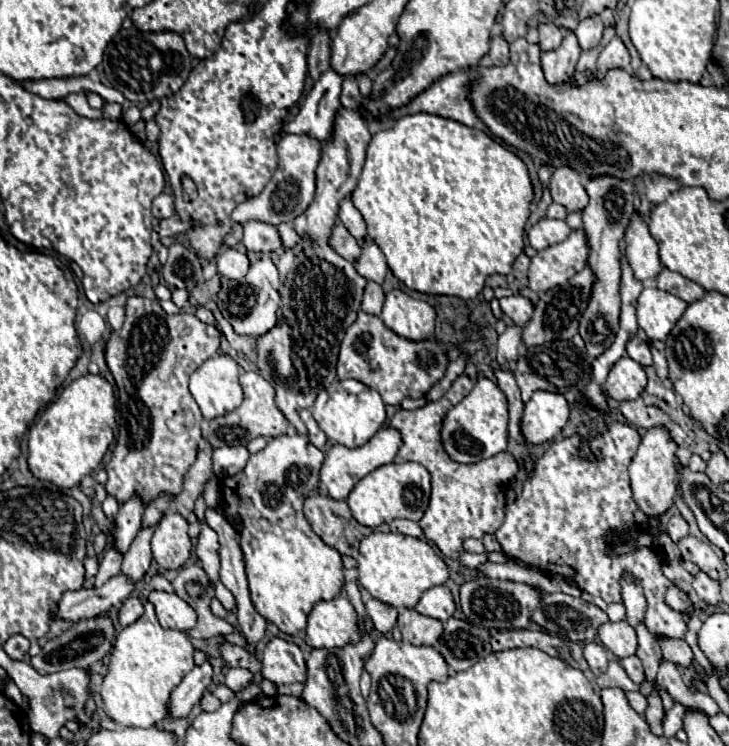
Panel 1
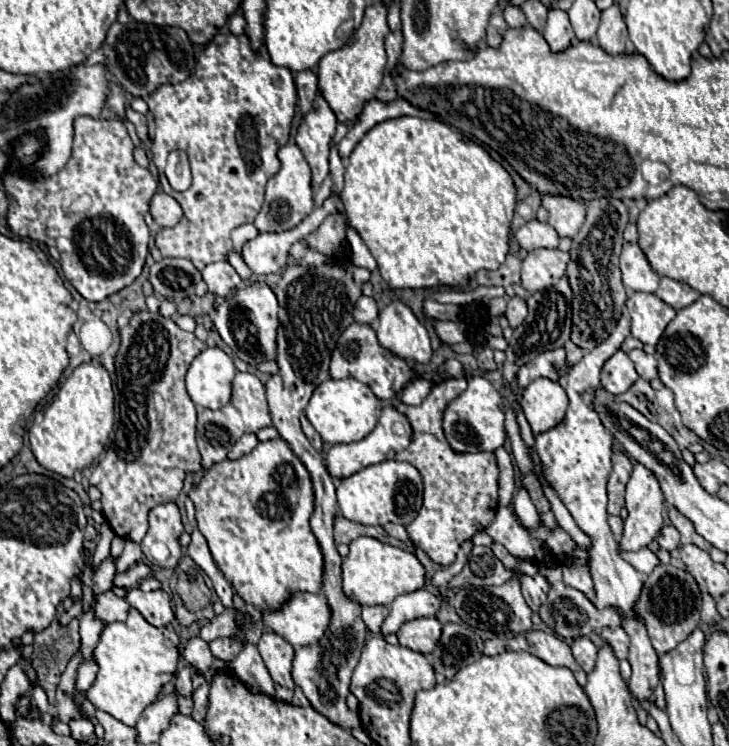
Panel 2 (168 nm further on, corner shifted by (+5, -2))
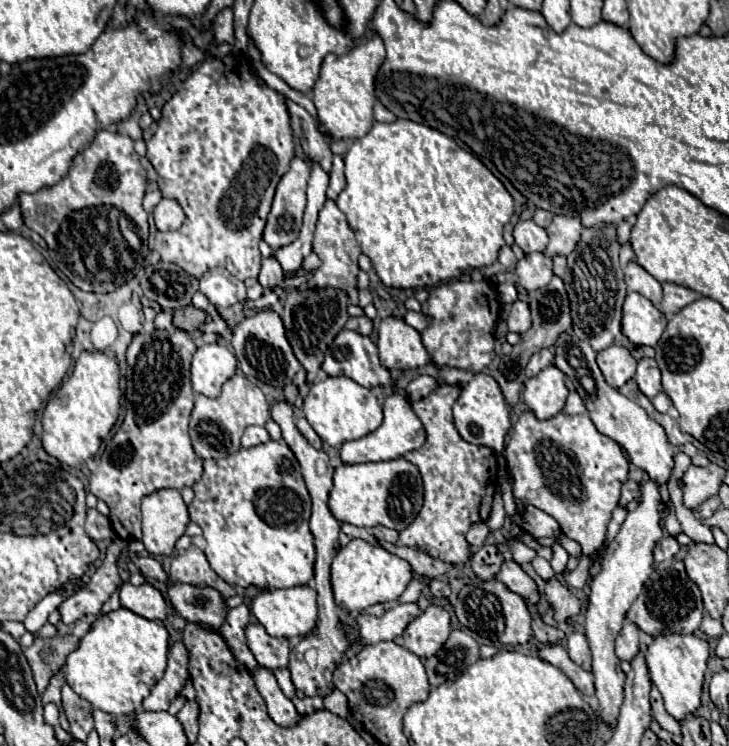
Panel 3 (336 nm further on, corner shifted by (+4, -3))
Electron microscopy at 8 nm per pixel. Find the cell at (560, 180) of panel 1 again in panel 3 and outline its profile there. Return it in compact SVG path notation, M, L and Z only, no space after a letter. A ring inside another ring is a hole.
M553 216L547 234L549 234L549 244L545 254L547 256L555 256L555 254L563 254L567 256L569 252L575 250L575 244L579 242L579 234L581 234L581 218L579 216Z

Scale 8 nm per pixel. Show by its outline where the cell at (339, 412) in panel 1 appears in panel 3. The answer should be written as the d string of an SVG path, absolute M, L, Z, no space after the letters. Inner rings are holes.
M337 376L337 378L323 378L315 382L309 388L309 394L303 404L305 418L313 426L313 430L319 434L319 438L329 444L329 446L341 446L347 440L357 440L367 436L369 432L377 430L383 422L383 412L381 404L377 398L371 394L369 388L359 386L347 376Z

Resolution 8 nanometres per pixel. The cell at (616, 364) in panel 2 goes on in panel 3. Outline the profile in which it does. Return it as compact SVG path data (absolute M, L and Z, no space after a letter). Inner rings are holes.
M611 346L597 354L597 364L611 388L621 388L627 380L635 376L635 358L623 346Z

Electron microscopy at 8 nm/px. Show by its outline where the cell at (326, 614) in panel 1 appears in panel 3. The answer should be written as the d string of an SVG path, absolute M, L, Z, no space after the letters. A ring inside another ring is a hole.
M295 586L295 588L285 588L285 590L261 592L253 600L251 610L269 636L287 638L291 642L307 636L317 626L317 596L311 586Z

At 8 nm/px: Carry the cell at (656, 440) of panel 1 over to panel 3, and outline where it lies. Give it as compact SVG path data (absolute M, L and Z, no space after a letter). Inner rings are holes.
M649 480L641 484L639 506L627 514L619 534L607 546L601 570L593 574L589 604L585 610L585 636L593 652L593 676L595 676L595 696L597 696L597 714L605 726L615 728L619 710L623 706L623 686L625 672L619 666L615 654L615 638L625 622L627 608L643 590L645 580L653 572L653 548L661 540L661 514L659 514L659 488Z

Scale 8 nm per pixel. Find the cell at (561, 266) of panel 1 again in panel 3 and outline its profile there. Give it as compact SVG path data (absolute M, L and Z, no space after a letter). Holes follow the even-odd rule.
M533 252L533 254L525 254L523 260L517 262L515 268L515 276L517 276L517 284L523 286L525 290L537 290L537 288L545 288L553 274L553 258Z

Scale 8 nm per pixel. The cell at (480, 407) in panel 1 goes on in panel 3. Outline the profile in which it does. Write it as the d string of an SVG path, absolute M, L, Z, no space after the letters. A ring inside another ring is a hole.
M483 372L473 376L473 380L461 390L461 396L453 404L453 420L455 420L455 428L461 434L461 438L469 444L487 446L495 452L505 450L505 436L511 428L509 414L511 410L501 394L499 384L489 374L483 374Z

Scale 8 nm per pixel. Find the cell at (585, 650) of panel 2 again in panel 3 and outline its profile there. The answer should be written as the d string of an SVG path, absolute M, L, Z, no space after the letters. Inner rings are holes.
M571 634L567 638L567 652L575 664L579 664L583 670L591 670L591 650L585 634Z

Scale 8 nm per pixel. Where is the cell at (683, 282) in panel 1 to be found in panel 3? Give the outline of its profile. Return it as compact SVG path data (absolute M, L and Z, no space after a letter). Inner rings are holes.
M665 282L663 284L663 302L659 304L659 310L671 318L673 314L677 314L681 308L685 308L687 304L695 302L699 298L699 294L691 288L685 288L685 286L679 286L679 284L671 284L671 282Z

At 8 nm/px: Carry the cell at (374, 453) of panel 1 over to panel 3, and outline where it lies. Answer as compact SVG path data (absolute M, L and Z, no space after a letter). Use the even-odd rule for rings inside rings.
M391 394L385 398L383 402L383 412L385 412L385 418L383 418L383 424L359 438L359 440L351 440L351 442L345 442L341 446L341 462L343 464L361 464L361 462L381 462L381 460L395 460L395 458L401 458L403 454L411 452L411 450L417 450L423 442L425 442L425 430L423 430L423 424L421 420L415 416L415 412L411 410L411 404L409 400L405 398L405 394Z

